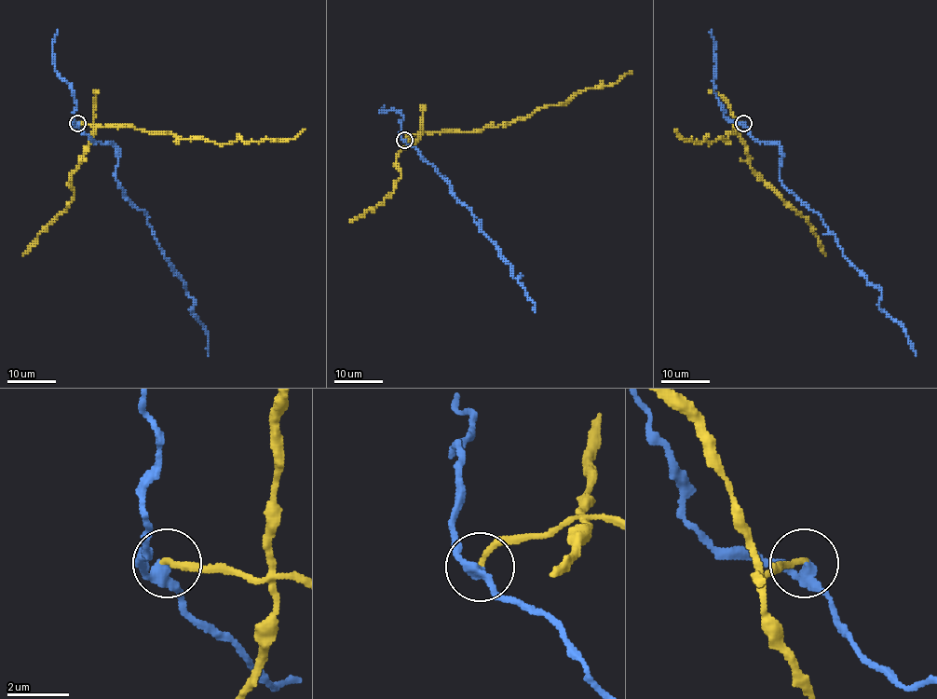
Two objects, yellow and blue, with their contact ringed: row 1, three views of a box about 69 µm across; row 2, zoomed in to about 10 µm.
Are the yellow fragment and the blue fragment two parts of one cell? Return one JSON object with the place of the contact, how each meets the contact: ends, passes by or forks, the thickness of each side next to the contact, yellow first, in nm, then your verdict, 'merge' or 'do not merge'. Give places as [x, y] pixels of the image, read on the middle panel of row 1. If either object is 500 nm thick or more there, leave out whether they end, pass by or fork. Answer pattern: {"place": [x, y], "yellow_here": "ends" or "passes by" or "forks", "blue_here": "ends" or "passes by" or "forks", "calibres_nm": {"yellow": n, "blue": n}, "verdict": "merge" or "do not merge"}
{"place": [404, 140], "yellow_here": "ends", "blue_here": "passes by", "calibres_nm": {"yellow": 200, "blue": 300}, "verdict": "do not merge"}

